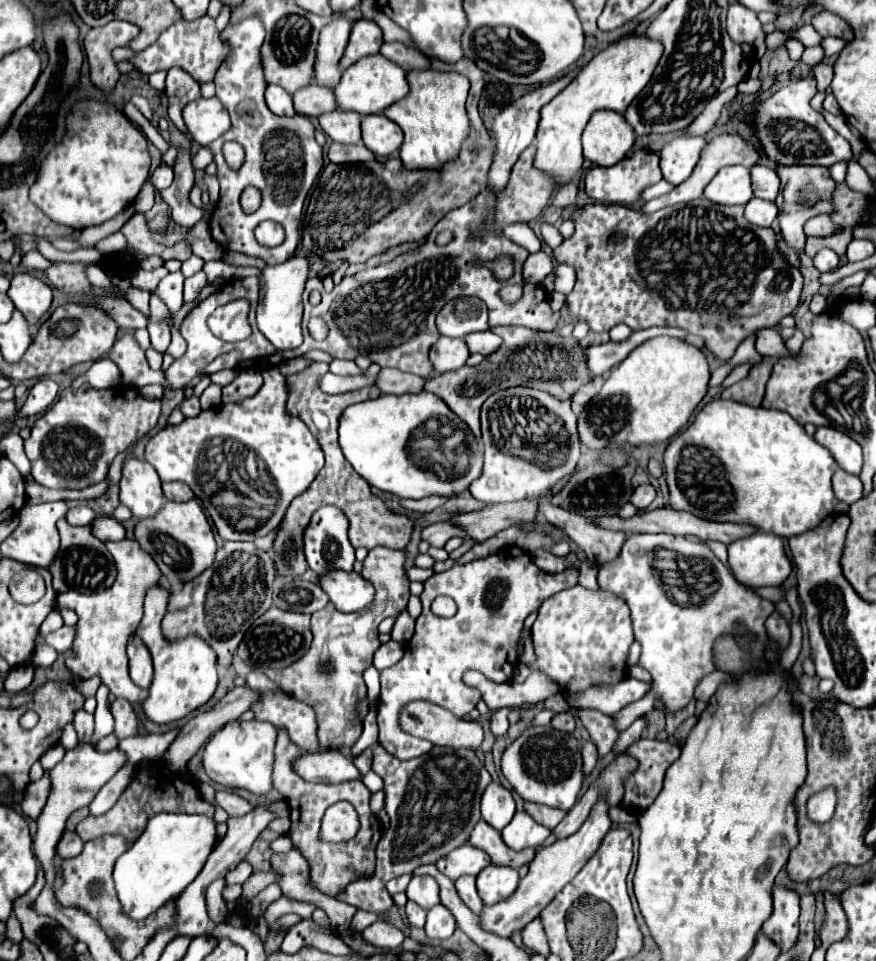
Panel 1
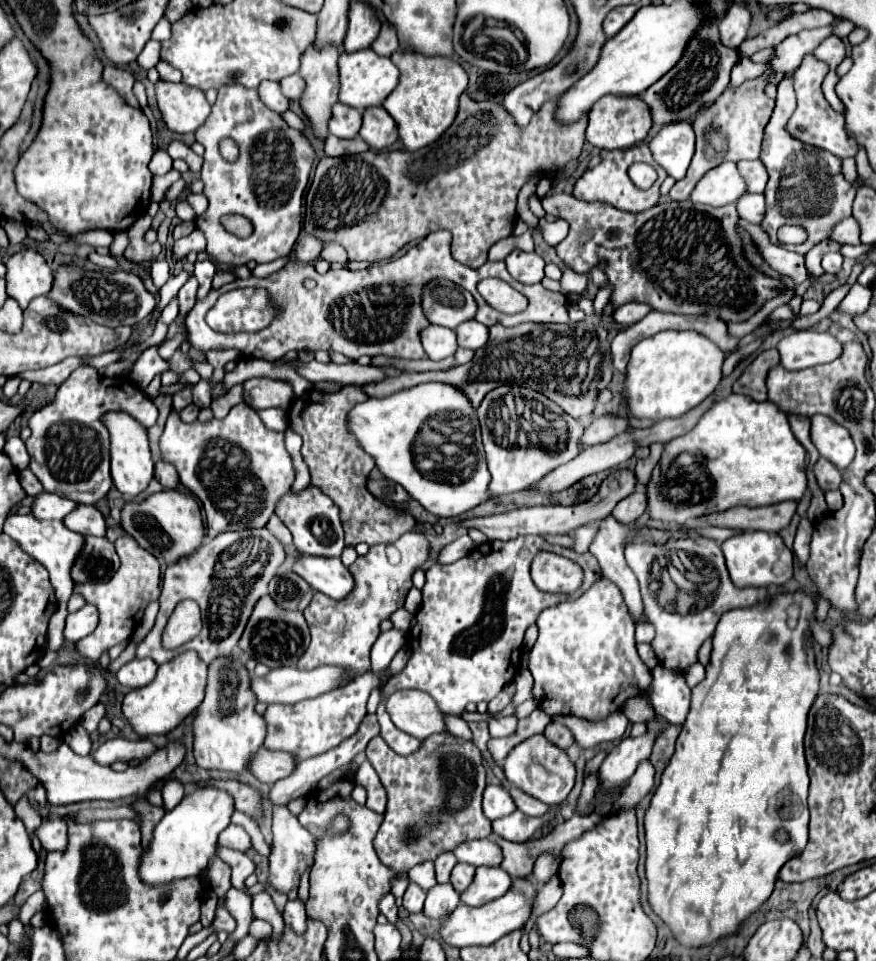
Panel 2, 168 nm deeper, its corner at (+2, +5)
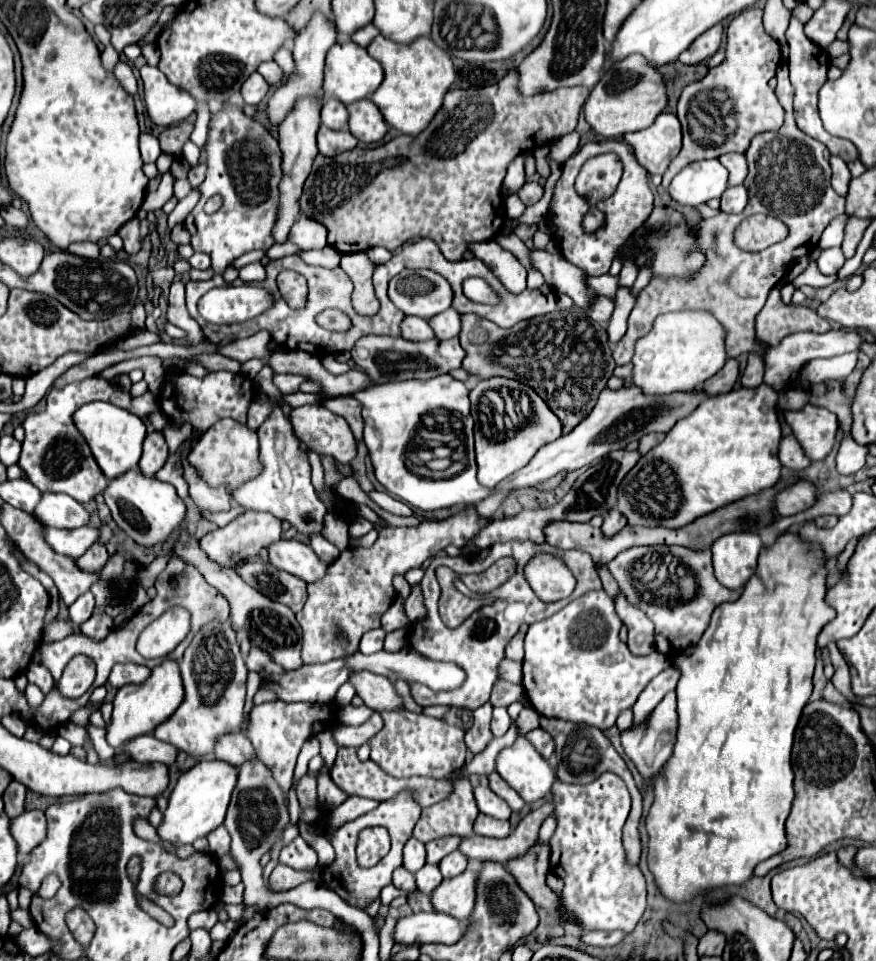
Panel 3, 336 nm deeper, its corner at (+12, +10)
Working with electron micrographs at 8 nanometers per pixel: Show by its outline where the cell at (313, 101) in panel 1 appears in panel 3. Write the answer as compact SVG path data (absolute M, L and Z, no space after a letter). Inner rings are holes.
M272 60L270 62L264 62L258 66L258 72L264 76L264 80L270 84L270 86L276 86L282 82L282 70L278 68L278 64L274 64Z

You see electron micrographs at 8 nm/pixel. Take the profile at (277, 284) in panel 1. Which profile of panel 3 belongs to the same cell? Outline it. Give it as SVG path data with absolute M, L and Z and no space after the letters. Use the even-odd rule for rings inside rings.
M302 214L294 222L294 228L290 230L290 242L298 244L302 250L324 248L326 246L326 236L328 236L326 226L318 224L314 218L310 218L306 214Z

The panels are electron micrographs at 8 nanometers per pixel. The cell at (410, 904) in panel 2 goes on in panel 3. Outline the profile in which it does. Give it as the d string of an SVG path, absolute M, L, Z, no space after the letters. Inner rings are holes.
M404 866L396 868L394 870L394 878L392 878L392 884L400 890L408 890L408 892L414 892L416 890L416 880L414 880L414 874L408 872Z

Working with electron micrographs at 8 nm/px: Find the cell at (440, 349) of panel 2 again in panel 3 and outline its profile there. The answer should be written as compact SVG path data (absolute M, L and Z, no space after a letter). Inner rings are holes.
M406 316L400 324L400 332L406 340L414 340L414 342L434 338L434 332L430 332L428 322L424 318L418 318L418 316Z

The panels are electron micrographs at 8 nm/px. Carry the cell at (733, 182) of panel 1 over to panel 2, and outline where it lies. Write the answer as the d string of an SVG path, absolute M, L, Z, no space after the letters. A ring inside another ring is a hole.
M724 163L708 171L690 195L690 201L704 205L728 205L736 203L746 193L746 181L736 169L736 163Z

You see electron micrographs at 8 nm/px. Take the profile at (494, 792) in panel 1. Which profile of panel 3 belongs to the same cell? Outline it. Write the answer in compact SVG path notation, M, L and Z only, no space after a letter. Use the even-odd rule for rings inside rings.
M488 786L474 788L474 798L476 798L476 804L482 814L488 814L498 820L508 820L512 814L510 806L500 796L496 796Z

